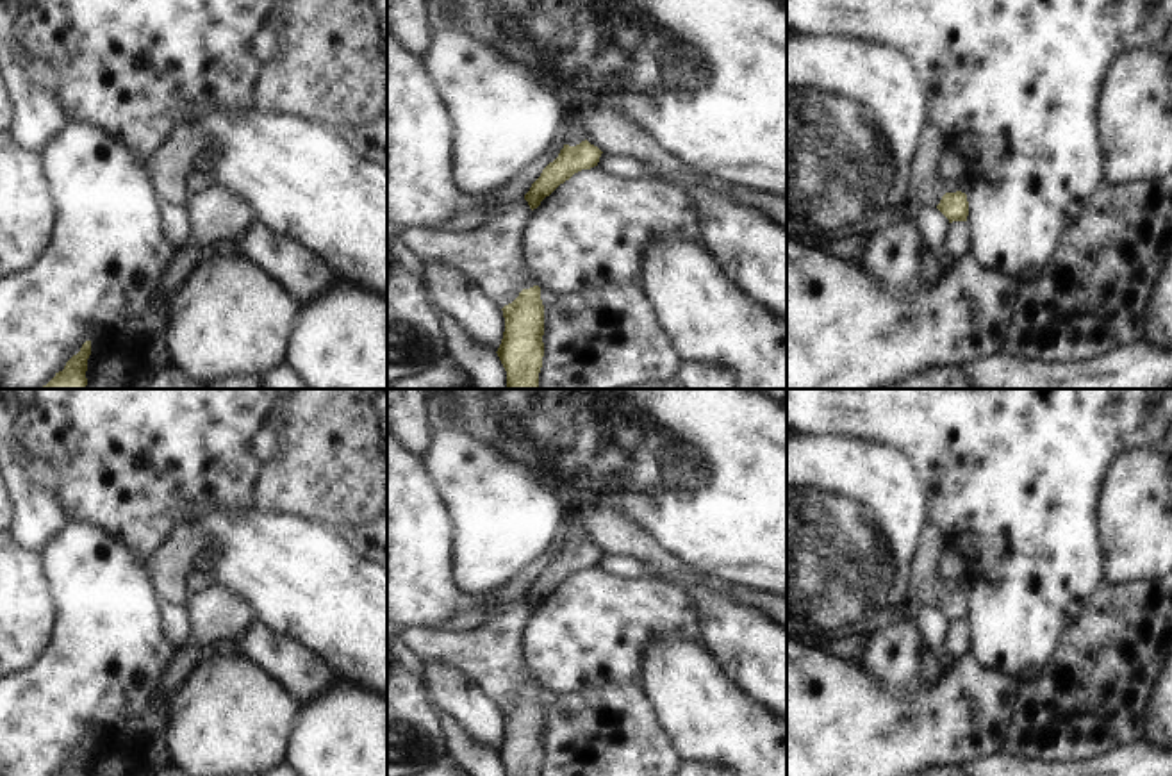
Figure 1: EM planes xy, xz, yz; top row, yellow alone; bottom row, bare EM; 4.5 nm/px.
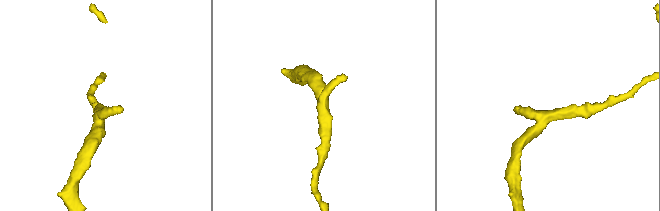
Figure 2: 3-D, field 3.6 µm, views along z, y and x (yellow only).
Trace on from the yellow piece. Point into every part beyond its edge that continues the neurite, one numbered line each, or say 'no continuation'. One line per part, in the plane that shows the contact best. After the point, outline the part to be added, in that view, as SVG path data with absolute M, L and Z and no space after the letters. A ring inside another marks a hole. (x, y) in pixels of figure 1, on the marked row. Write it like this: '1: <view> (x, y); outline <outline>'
1: xz (571, 132); outline M569 112L560 125L560 130L557 137L569 146L576 146L582 141L585 141L585 132L582 127L582 114L580 112Z

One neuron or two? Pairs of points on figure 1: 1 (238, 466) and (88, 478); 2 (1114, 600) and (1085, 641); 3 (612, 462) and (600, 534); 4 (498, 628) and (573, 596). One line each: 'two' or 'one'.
1: one
2: one
3: two
4: two

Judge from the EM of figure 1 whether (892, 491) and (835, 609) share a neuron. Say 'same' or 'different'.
same

